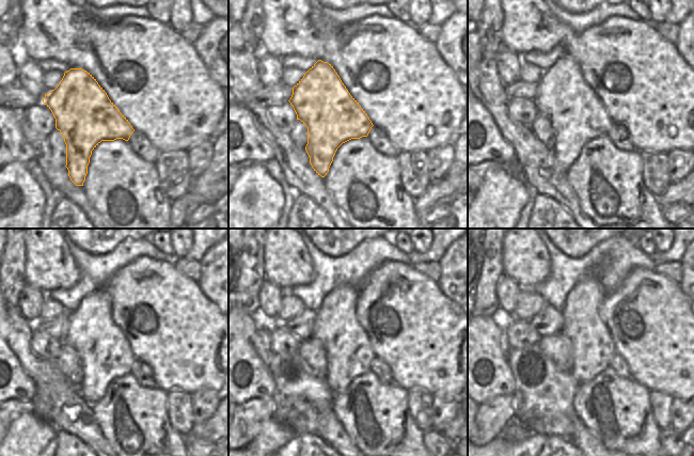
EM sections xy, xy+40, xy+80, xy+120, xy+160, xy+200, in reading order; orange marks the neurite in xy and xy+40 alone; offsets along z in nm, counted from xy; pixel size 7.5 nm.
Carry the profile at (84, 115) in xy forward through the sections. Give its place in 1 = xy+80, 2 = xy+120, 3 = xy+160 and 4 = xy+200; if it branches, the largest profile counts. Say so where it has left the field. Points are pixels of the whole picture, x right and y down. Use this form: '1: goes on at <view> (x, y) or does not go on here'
1: goes on at xy+80 (577, 114)
2: goes on at xy+120 (105, 352)
3: goes on at xy+160 (349, 354)
4: goes on at xy+200 (593, 347)

